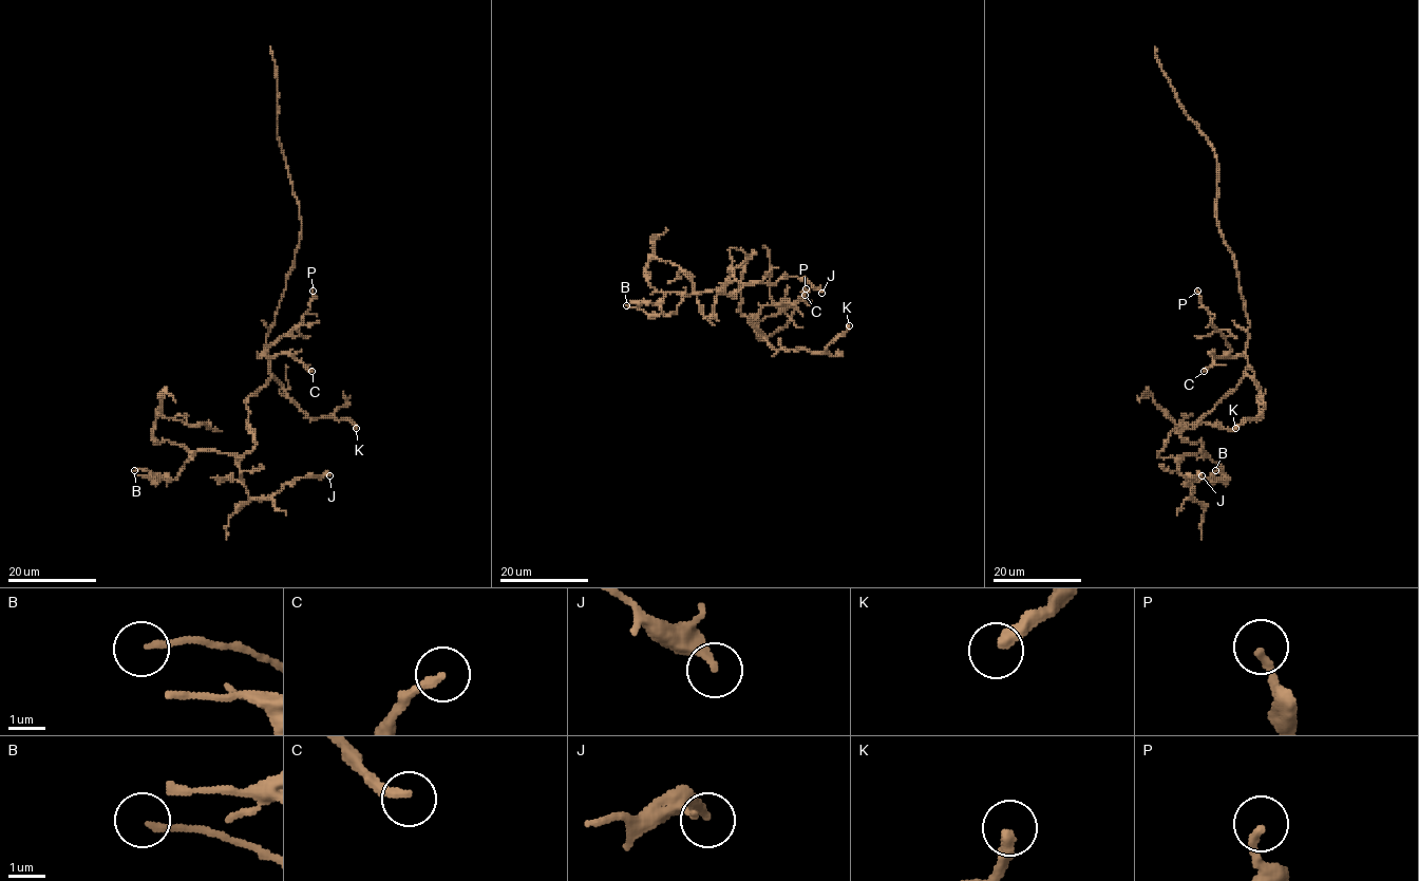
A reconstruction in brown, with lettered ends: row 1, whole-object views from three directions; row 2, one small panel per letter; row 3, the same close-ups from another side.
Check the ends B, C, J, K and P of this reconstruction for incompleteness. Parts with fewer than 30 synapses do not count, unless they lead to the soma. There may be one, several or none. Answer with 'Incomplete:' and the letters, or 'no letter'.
Incomplete: K

